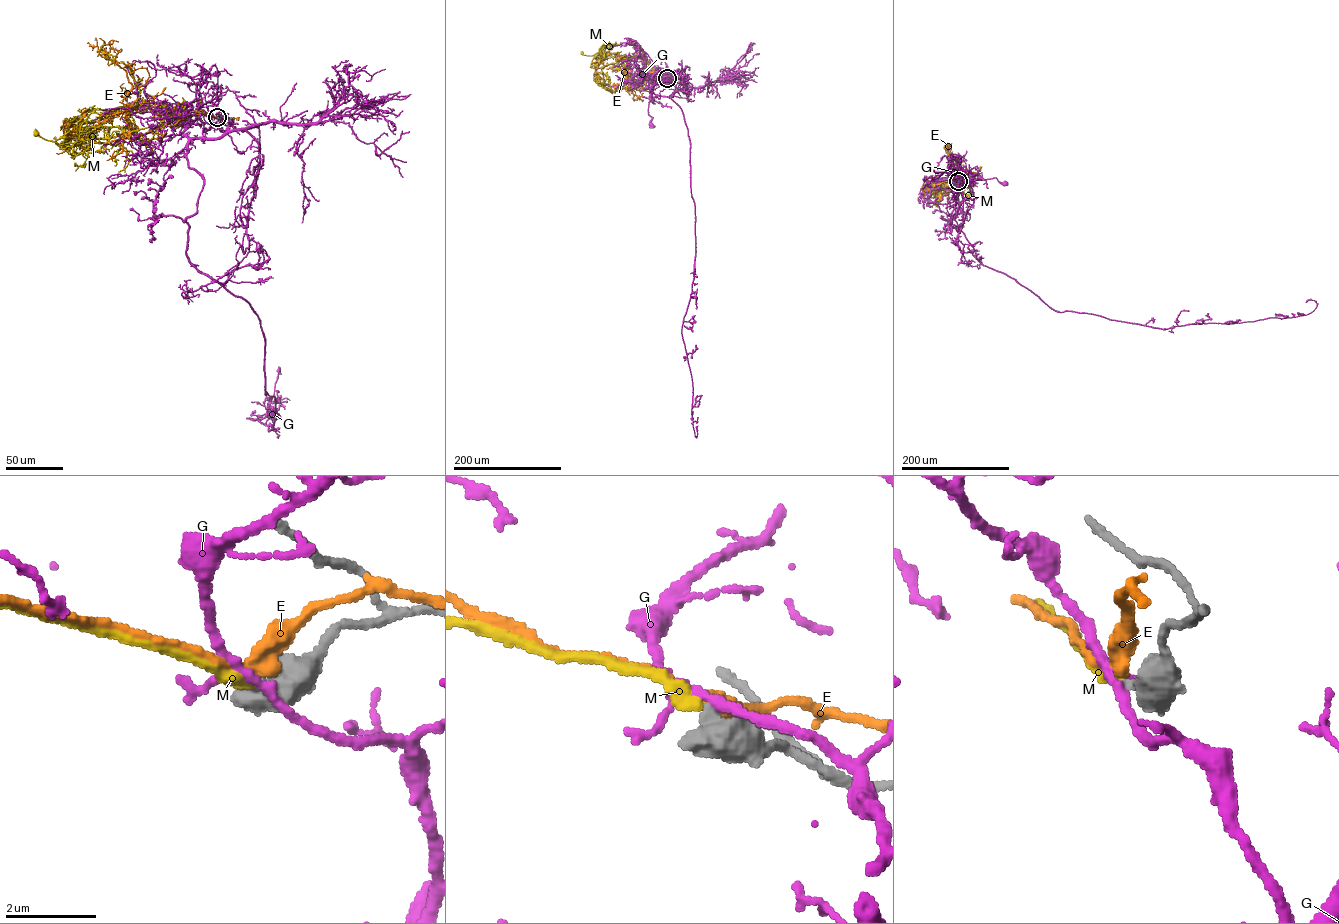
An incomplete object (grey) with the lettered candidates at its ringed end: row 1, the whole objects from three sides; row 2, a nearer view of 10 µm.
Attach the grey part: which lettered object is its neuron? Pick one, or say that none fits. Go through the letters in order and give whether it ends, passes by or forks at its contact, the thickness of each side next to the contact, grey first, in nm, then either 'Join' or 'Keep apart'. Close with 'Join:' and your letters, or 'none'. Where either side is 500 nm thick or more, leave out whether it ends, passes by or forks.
E: Thickness 700 nm (grey) against 320 nm. Keep apart
G: Thickness 750 nm (grey) against 170 nm. Keep apart
M: Thickness 700 nm (grey) against 280 nm. Join
Join: M

